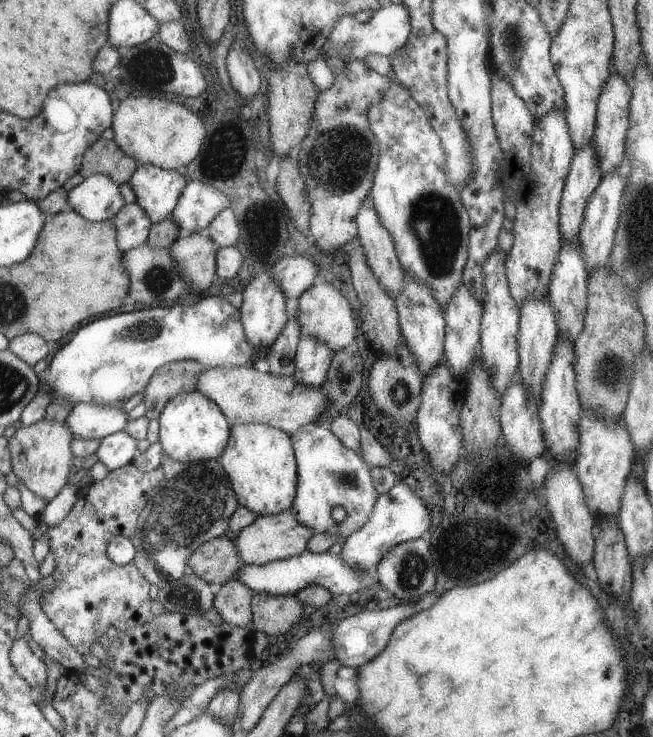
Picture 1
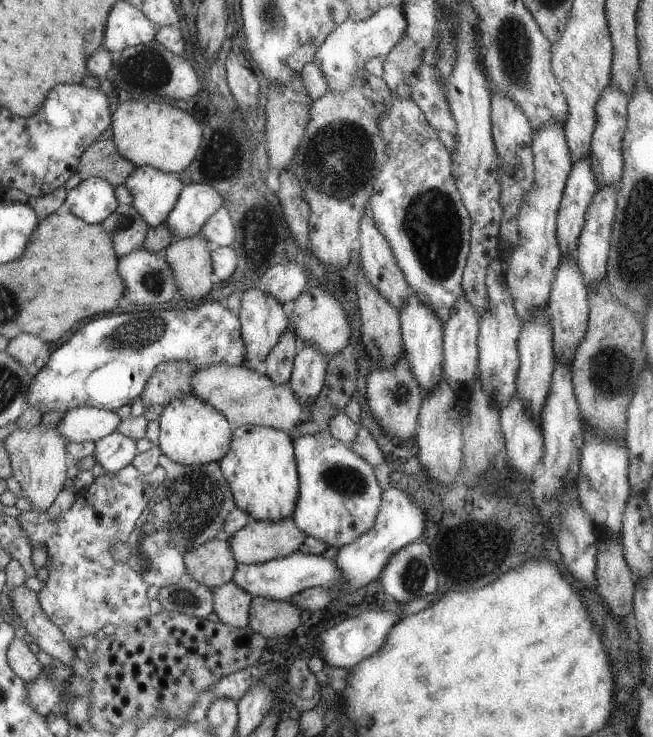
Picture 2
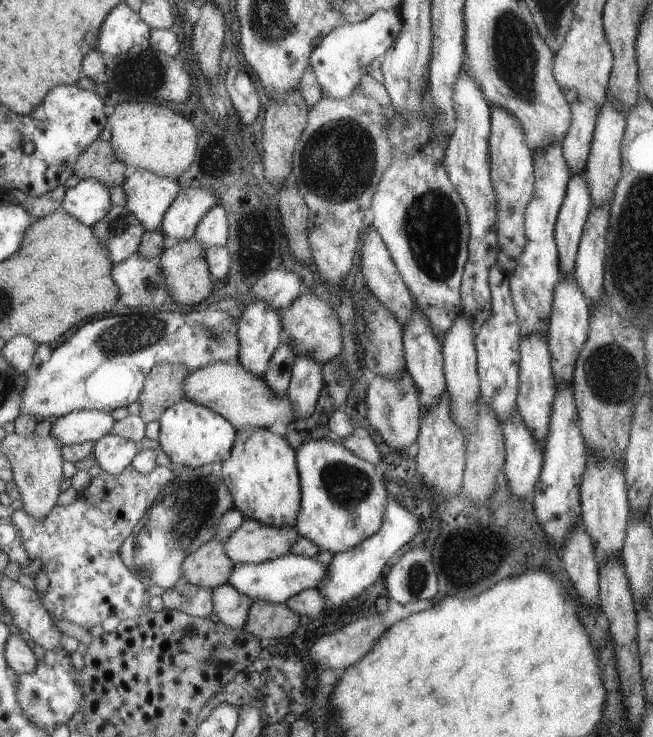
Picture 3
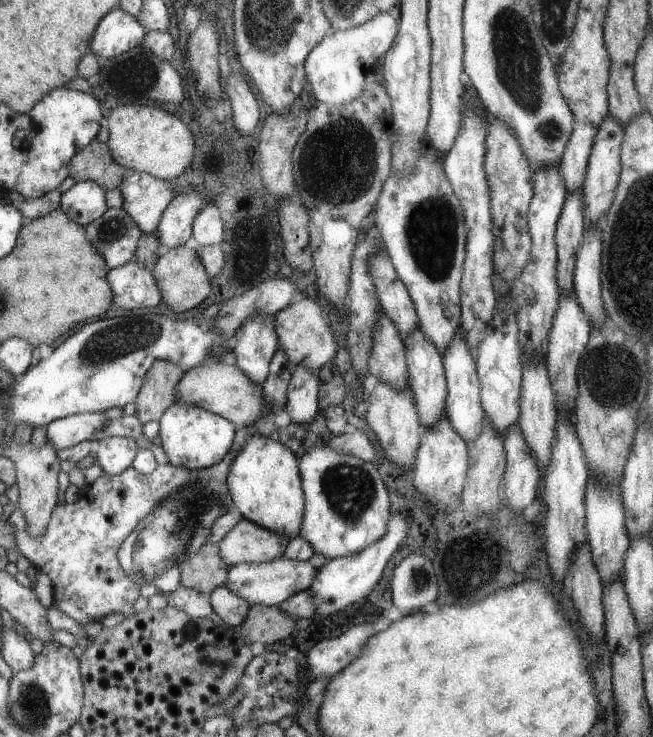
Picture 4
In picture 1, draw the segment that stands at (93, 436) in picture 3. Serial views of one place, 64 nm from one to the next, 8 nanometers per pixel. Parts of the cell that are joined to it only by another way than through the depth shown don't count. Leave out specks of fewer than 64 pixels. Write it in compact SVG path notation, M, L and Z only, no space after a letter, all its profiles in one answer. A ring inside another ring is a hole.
M75 404L65 418L67 428L73 438L83 440L103 440L109 434L123 432L129 416L121 408L101 406L101 404Z

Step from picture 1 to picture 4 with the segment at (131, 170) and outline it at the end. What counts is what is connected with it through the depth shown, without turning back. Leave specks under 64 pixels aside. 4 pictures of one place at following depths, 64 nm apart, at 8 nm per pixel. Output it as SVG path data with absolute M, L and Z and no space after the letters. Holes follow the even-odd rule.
M97 140L83 148L83 152L77 152L77 156L71 160L71 178L75 180L75 184L93 180L105 192L123 184L123 172L125 168L113 160L109 146Z

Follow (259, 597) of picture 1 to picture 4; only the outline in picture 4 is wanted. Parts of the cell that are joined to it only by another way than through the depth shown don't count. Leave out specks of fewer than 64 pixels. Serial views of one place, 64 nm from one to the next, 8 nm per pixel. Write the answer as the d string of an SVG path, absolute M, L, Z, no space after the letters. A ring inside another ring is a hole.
M255 604L247 612L247 620L237 632L251 644L273 644L277 640L285 640L295 632L295 618L283 612L279 606L263 606Z

